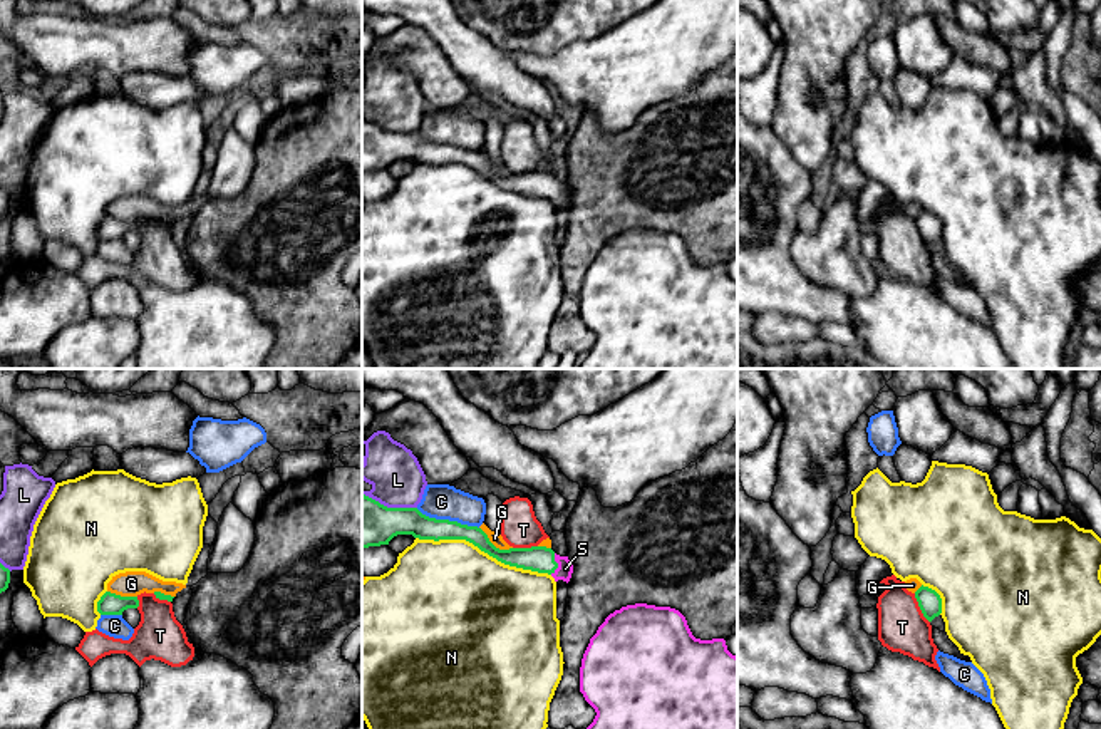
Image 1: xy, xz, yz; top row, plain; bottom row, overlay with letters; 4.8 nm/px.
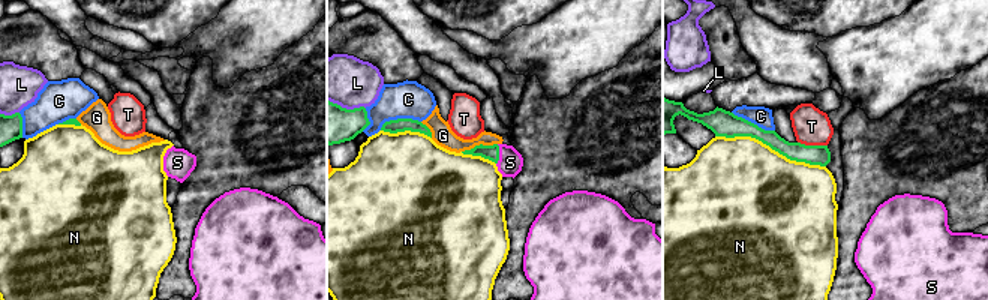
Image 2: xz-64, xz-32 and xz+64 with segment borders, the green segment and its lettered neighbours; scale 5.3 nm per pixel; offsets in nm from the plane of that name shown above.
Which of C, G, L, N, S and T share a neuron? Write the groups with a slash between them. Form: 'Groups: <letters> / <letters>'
Groups: C / G / L / N / S / T

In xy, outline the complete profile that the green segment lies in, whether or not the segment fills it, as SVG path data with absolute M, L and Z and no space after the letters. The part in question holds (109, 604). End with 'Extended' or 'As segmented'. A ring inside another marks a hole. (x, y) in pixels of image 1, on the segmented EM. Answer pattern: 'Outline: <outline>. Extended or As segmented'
Outline: M106 592L97 602L97 612L101 615L122 615L124 610L137 607L137 597L121 597L111 592Z. As segmented

